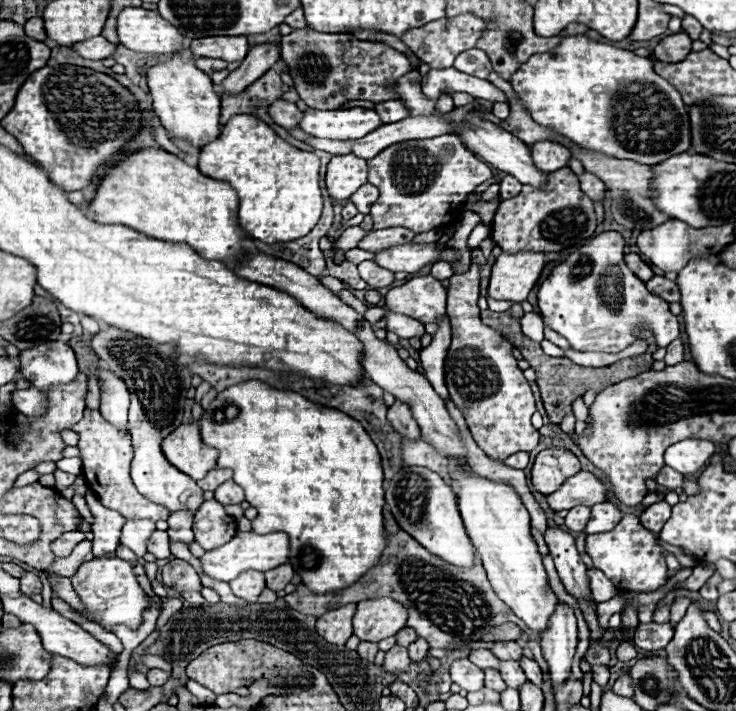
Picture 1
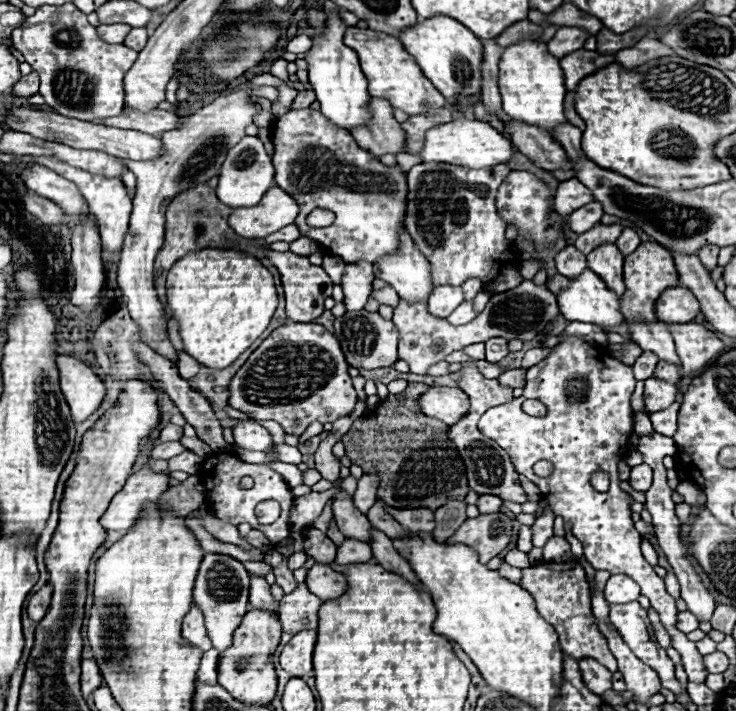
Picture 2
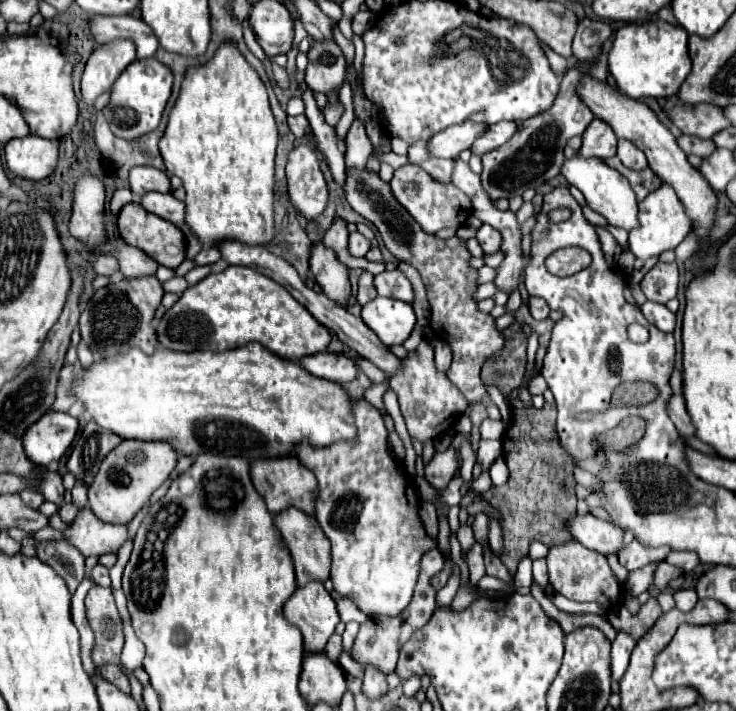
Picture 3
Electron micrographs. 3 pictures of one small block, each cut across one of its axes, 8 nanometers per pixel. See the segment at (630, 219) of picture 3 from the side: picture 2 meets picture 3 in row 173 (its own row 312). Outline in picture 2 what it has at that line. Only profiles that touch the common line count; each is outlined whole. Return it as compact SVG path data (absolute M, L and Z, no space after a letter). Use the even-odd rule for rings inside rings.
M590 268L580 276L570 278L570 284L562 288L556 298L560 312L568 322L588 322L602 328L620 326L624 322L618 312L620 298L614 292L608 292L602 278Z

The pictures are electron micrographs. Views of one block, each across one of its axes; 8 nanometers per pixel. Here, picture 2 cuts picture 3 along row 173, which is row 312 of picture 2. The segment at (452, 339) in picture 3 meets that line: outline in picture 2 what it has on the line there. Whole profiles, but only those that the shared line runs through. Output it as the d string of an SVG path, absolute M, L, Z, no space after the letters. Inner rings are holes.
M346 312L344 316L334 320L334 336L338 338L342 352L346 354L346 360L354 368L364 370L376 370L376 368L388 368L394 366L398 360L398 328L390 320L384 320L376 312Z

